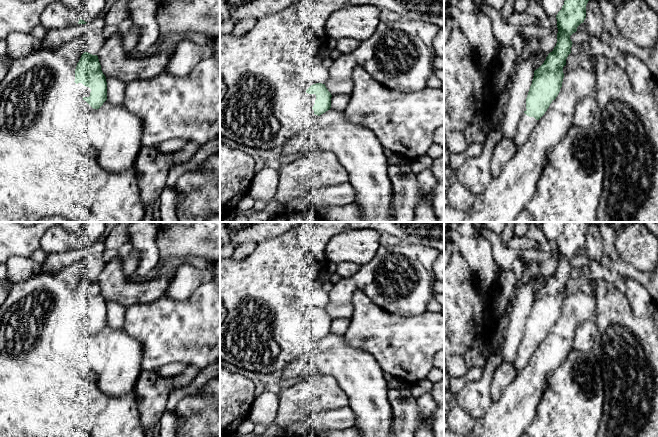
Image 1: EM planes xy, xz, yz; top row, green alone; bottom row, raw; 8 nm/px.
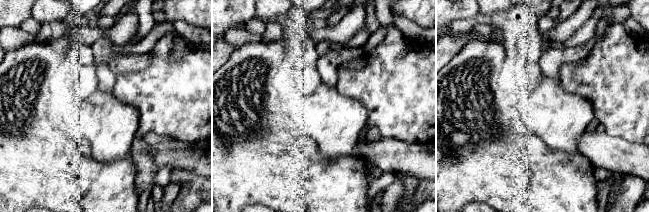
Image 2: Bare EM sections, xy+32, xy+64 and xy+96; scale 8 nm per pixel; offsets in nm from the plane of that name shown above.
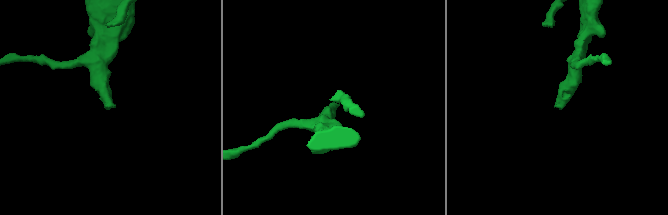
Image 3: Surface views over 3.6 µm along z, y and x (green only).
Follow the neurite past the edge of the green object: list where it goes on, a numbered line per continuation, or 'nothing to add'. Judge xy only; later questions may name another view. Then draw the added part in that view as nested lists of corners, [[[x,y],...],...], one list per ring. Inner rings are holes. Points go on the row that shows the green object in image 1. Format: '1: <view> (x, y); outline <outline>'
1: xy (85, 91); outline [[[82,83],[77,84],[80,92],[82,93],[83,97],[89,97],[91,89],[89,87],[84,86]]]

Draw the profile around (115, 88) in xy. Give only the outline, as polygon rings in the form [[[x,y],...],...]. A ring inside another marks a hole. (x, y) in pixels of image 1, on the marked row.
[[[106,77],[107,100],[114,105],[123,105],[126,84],[115,77]]]

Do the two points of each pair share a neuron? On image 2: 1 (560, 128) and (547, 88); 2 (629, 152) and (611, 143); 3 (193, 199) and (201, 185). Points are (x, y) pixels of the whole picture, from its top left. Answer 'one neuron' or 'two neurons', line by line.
1: one neuron
2: one neuron
3: one neuron

